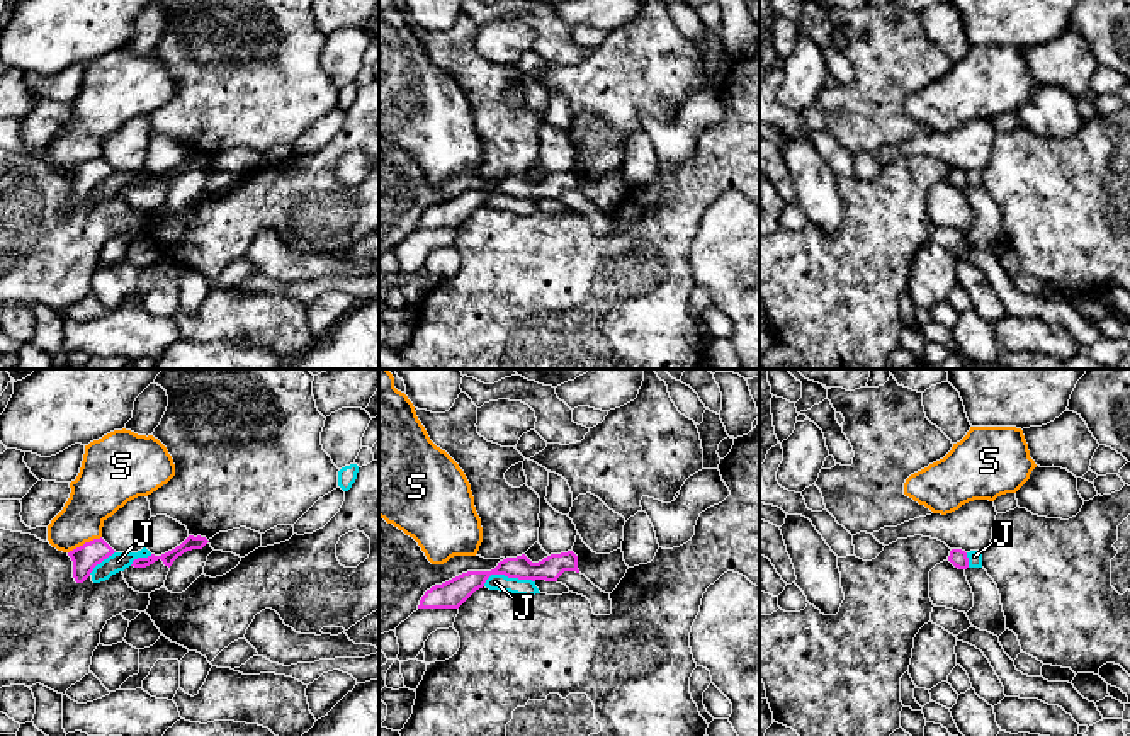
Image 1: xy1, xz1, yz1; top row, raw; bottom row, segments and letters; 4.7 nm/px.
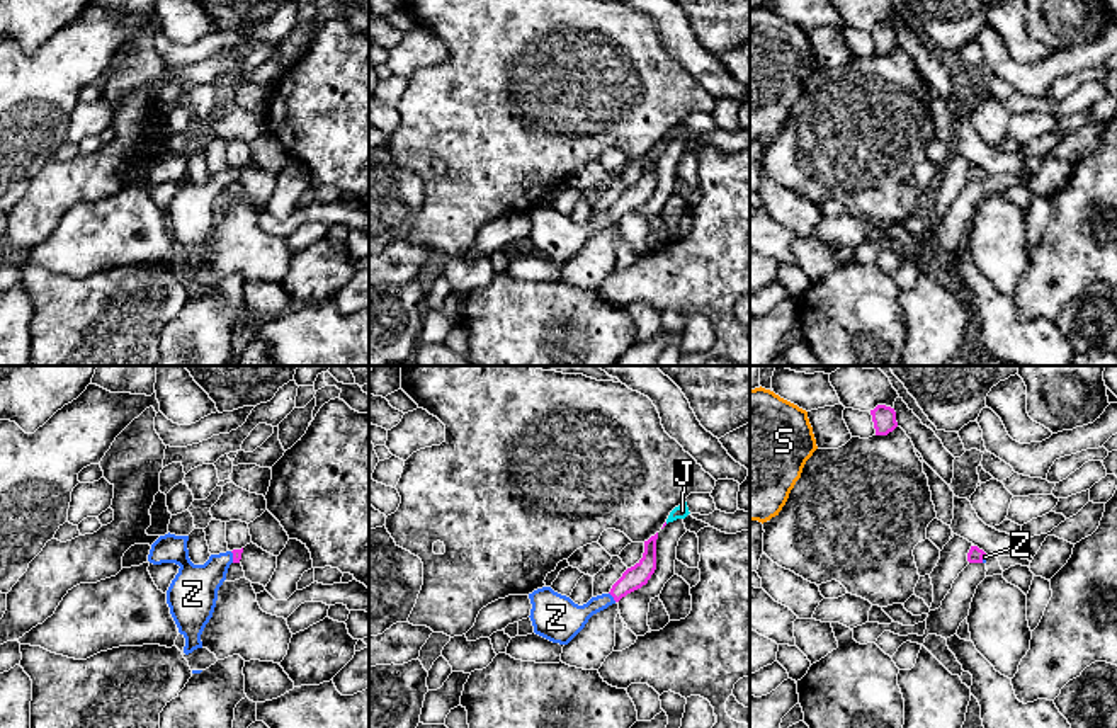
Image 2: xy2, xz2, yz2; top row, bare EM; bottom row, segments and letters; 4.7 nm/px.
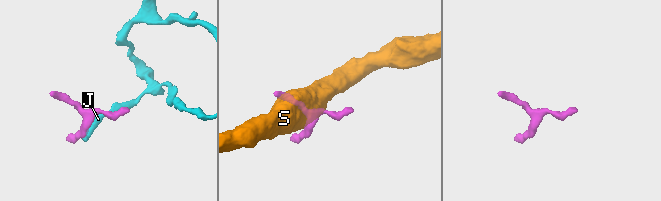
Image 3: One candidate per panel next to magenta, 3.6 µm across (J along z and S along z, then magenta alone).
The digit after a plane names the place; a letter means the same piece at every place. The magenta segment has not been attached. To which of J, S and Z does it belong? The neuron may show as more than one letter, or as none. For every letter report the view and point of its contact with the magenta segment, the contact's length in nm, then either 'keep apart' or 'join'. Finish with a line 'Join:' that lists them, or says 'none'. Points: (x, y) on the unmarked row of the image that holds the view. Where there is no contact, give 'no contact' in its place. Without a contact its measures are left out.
J: xz1 (507, 194) | 240 nm | keep apart
S: xy1 (85, 162) | 180 nm | keep apart
Z: xz2 (612, 215) | 60 nm | join
Join: Z

